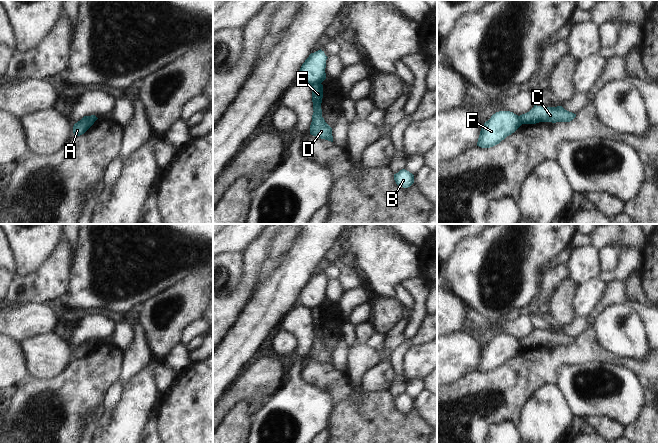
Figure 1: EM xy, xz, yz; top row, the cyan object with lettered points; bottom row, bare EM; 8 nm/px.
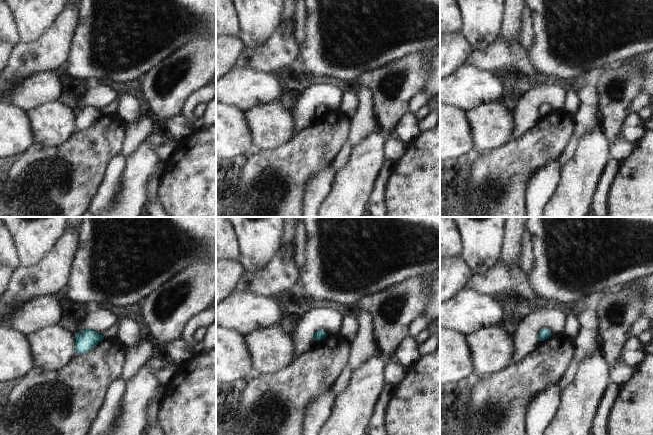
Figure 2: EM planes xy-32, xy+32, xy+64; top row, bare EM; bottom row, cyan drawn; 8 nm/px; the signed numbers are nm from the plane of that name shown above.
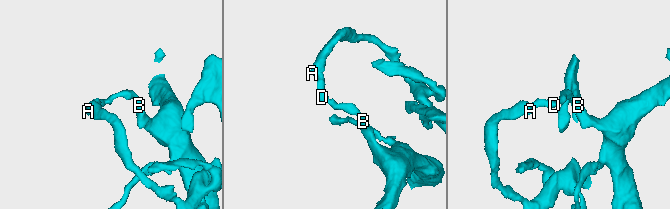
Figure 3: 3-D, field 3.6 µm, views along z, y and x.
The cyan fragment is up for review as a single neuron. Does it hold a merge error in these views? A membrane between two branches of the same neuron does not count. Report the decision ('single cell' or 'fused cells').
fused cells

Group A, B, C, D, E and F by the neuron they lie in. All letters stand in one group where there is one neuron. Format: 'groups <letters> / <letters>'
groups A F / B C D E

